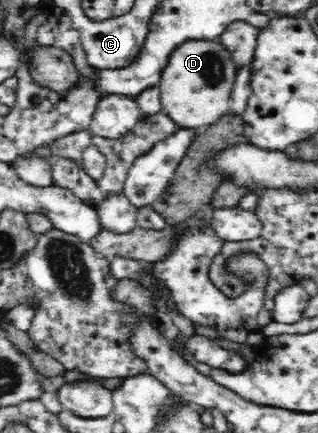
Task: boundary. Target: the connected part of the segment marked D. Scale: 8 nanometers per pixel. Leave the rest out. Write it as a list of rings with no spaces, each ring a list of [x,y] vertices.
[[[188,39],[172,50],[159,89],[164,112],[180,128],[197,130],[232,112],[232,91],[238,72],[233,54],[219,40]]]

